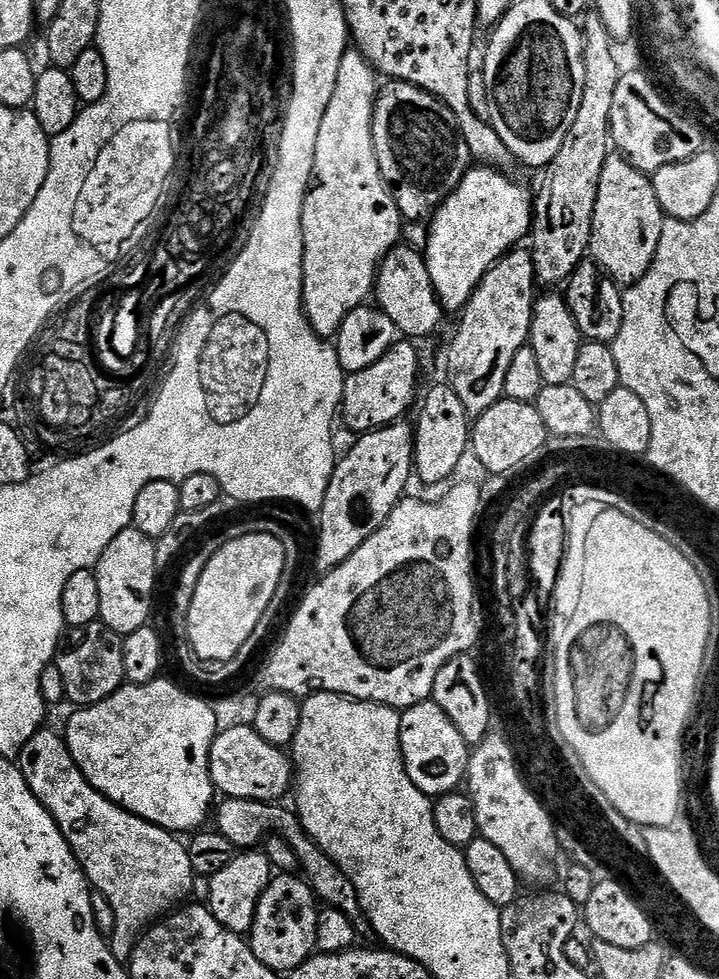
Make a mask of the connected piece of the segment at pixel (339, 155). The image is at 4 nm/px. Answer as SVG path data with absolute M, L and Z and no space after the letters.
M359 50L345 52L342 62L338 66L338 82L331 85L326 114L322 118L321 125L318 126L318 146L314 150L314 166L312 167L314 183L308 189L308 197L304 200L304 209L302 210L302 242L304 243L304 312L308 316L312 329L322 338L335 337L346 316L350 315L355 308L363 305L373 295L380 263L383 262L386 253L401 243L400 224L402 225L402 217L396 205L396 199L392 196L392 190L388 187L382 170L378 166L378 158L374 150L374 138L372 137L372 119L374 118L374 106L376 105L378 91L376 80L378 81L376 69L368 63L367 58Z

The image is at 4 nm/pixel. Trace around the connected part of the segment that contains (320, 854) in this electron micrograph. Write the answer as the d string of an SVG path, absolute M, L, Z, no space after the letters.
M233 796L221 799L214 808L215 831L228 838L236 850L252 850L263 845L273 834L281 836L294 850L297 861L302 865L303 879L312 888L317 901L323 902L329 908L342 910L342 914L350 917L358 930L367 929L368 920L361 913L354 882L346 878L346 874L334 862L334 858L330 858L330 854L326 854L308 837L295 811L291 807L279 808L280 806L279 803L267 800L247 800Z

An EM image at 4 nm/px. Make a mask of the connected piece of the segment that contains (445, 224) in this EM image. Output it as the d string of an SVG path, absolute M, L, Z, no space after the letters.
M473 166L462 178L462 182L444 199L436 209L428 228L428 245L422 248L424 260L428 263L430 278L434 282L436 297L448 314L459 314L470 302L474 290L484 275L501 260L507 252L513 251L520 239L531 233L533 226L534 196L528 193L516 180L511 180L503 171L489 166Z

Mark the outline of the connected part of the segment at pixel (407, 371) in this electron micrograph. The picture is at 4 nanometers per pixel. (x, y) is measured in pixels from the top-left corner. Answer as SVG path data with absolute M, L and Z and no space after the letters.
M403 342L395 343L393 347L389 349L387 354L385 354L385 356L382 357L380 361L374 362L373 365L370 365L365 369L358 370L357 372L351 373L351 375L349 375L347 379L345 379L344 399L342 401L342 420L345 420L345 422L348 423L349 426L352 427L354 431L356 431L356 434L363 434L365 432L373 432L375 428L384 428L388 424L394 424L394 423L403 421L405 417L407 417L404 415L407 414L408 407L410 407L412 403L413 403L412 407L413 405L417 403L418 392L416 396L416 383L418 383L420 380L420 356L418 353L416 353L417 345L415 343L412 343L412 342L404 342L404 343L408 343L408 344L403 344Z

